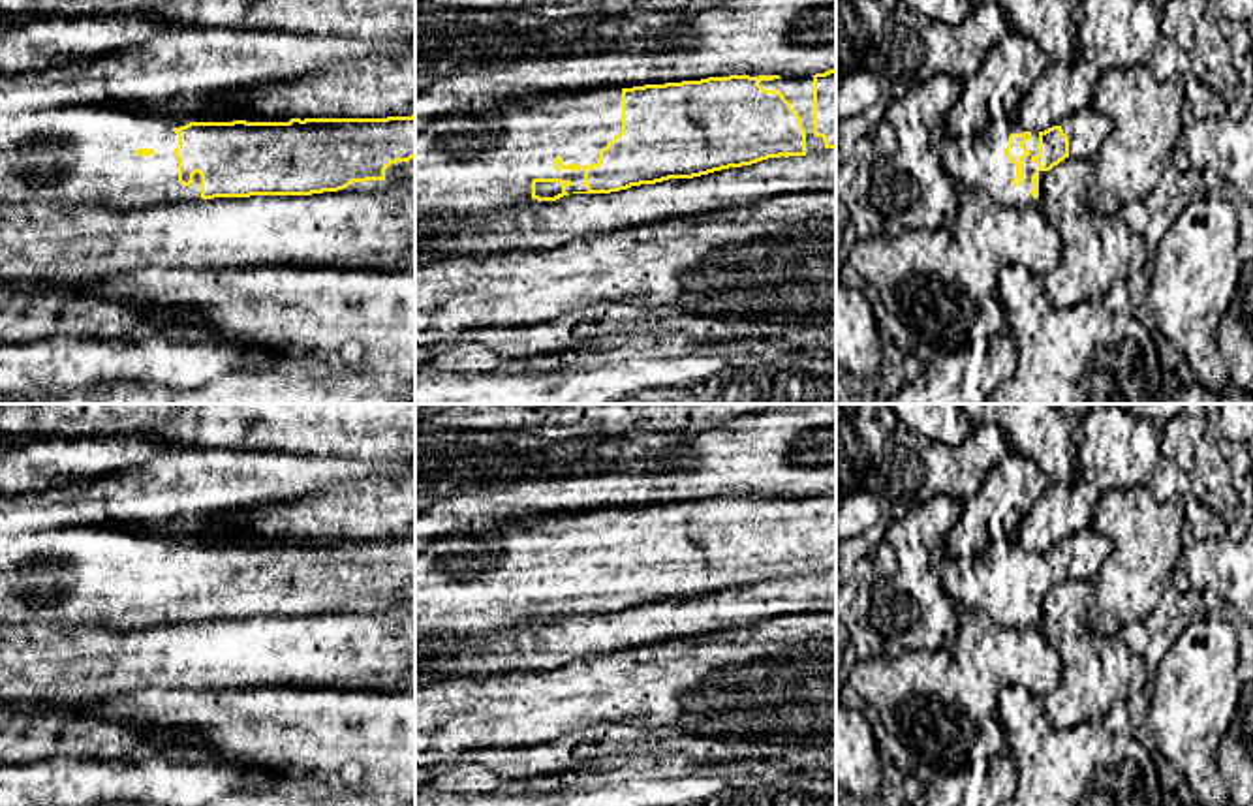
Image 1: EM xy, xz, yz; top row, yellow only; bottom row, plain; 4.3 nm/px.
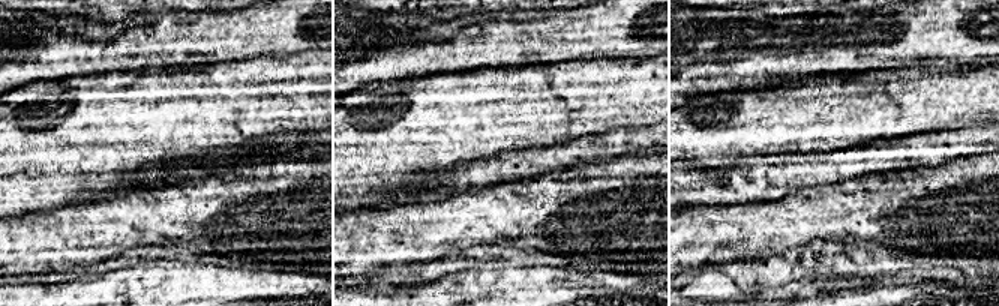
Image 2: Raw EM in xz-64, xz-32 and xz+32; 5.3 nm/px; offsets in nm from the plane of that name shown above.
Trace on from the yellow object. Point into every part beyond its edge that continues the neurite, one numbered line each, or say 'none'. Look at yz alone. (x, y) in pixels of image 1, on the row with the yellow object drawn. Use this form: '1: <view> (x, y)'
1: yz (977, 162)

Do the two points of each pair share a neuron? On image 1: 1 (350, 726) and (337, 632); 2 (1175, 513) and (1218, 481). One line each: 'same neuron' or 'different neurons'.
1: different neurons
2: different neurons

